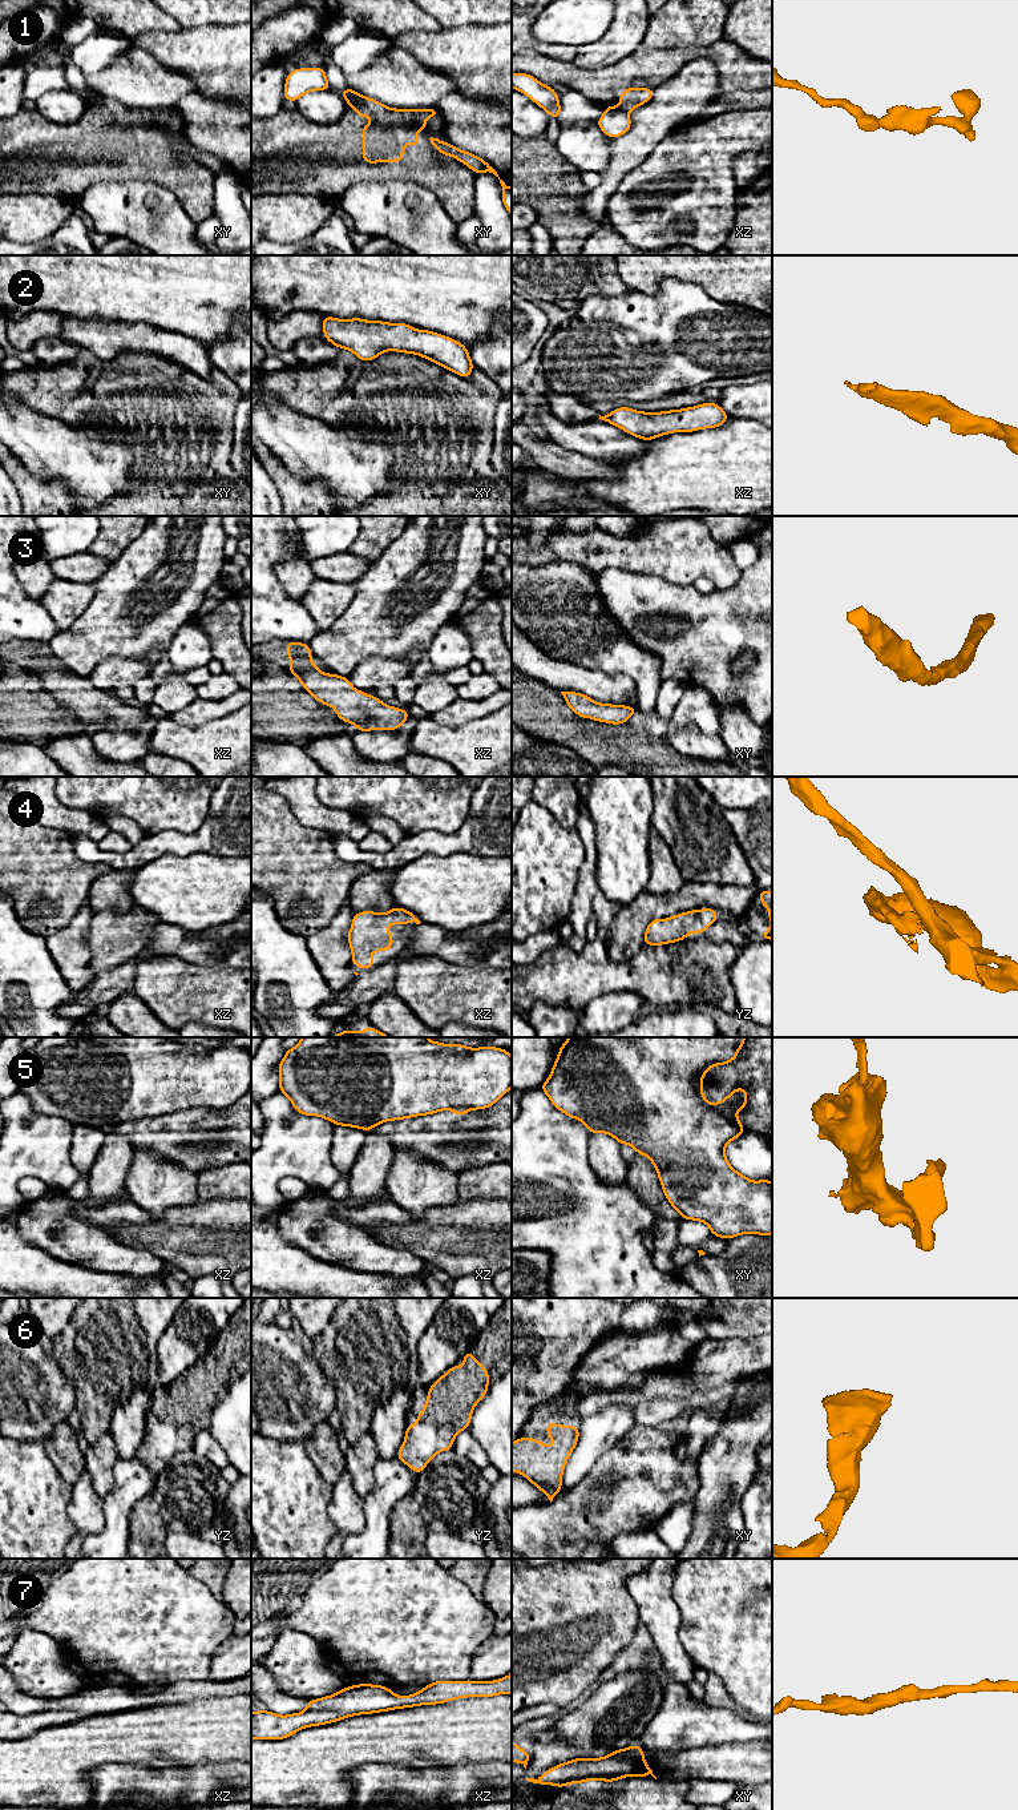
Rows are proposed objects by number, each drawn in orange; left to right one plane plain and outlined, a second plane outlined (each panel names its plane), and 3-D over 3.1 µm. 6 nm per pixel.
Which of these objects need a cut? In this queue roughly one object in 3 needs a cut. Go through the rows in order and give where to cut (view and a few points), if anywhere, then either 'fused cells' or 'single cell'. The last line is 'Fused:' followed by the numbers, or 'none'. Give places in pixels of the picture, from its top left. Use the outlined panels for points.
1: cut in xy along (364, 96), (360, 104), (351, 105); fused cells
2: no cut; single cell
3: no cut; single cell
4: no cut; single cell
5: cut in xy along (712, 1104), (718, 1111), (739, 1123); fused cells
6: no cut; single cell
7: no cut; single cell
Fused: 1, 5

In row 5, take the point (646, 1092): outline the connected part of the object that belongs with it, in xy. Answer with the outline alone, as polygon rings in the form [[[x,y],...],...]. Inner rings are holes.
[[[569,1037],[560,1047],[560,1055],[556,1057],[552,1073],[540,1088],[548,1095],[557,1109],[571,1118],[581,1120],[591,1134],[603,1132],[613,1136],[621,1145],[627,1144],[633,1146],[637,1154],[649,1157],[653,1166],[657,1168],[664,1196],[683,1220],[702,1221],[711,1229],[712,1235],[726,1239],[747,1233],[769,1235],[772,1234],[772,1181],[751,1181],[731,1168],[724,1149],[730,1141],[744,1133],[744,1128],[742,1122],[718,1112],[714,1104],[710,1104],[704,1099],[702,1092],[702,1079],[708,1069],[714,1065],[726,1065],[730,1061],[735,1061],[744,1041],[746,1037]]]

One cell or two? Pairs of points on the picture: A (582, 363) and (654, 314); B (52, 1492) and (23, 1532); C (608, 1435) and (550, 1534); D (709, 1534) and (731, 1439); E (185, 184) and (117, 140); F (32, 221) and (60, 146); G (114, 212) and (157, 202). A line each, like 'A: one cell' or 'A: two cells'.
A: one cell
B: one cell
C: two cells
D: one cell
E: one cell
F: two cells
G: one cell

